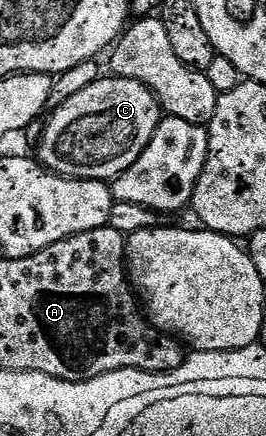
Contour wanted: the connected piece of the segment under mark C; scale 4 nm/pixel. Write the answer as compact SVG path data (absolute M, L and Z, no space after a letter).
M102 75L45 118L42 137L36 142L37 160L42 168L61 177L113 182L140 159L163 116L158 98L147 85L136 79Z

